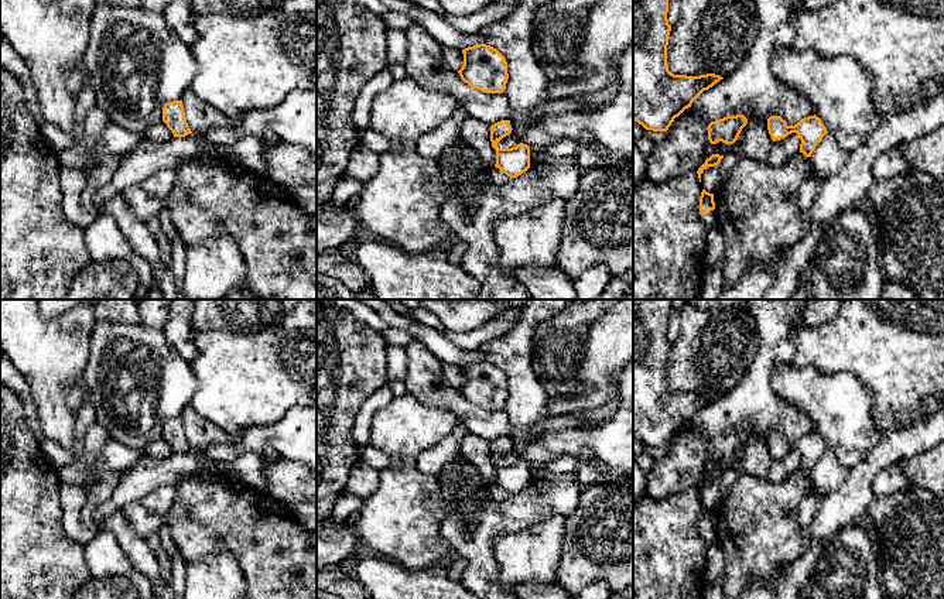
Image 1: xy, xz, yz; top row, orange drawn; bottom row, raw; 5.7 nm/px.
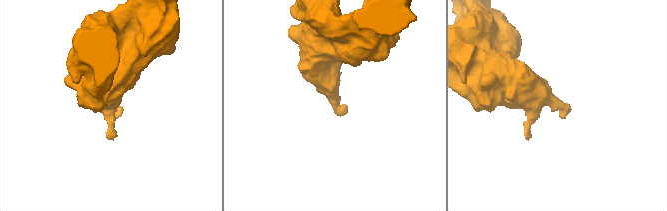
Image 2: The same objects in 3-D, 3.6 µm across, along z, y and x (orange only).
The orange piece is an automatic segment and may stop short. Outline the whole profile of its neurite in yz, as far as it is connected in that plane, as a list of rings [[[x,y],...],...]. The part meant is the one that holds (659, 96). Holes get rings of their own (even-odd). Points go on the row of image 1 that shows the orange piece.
[[[633,0],[633,120],[653,131],[667,131],[704,90],[724,79],[668,71],[667,13],[668,0]]]

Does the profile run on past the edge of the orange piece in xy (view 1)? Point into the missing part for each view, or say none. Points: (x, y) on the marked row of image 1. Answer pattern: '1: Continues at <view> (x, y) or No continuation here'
1: No continuation here

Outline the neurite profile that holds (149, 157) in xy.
[[[317,71],[311,88],[288,93],[276,107],[249,110],[229,127],[172,137],[165,143],[143,137],[123,155],[112,179],[98,188],[95,203],[100,205],[122,191],[140,185],[158,171],[175,171],[185,160],[205,160],[213,155],[216,146],[229,144],[242,136],[302,146],[317,155]]]

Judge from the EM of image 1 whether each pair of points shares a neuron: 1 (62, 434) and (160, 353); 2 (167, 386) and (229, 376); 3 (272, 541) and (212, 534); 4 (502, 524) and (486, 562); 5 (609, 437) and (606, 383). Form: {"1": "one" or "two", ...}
{"1": "two", "2": "two", "3": "one", "4": "one", "5": "two"}

